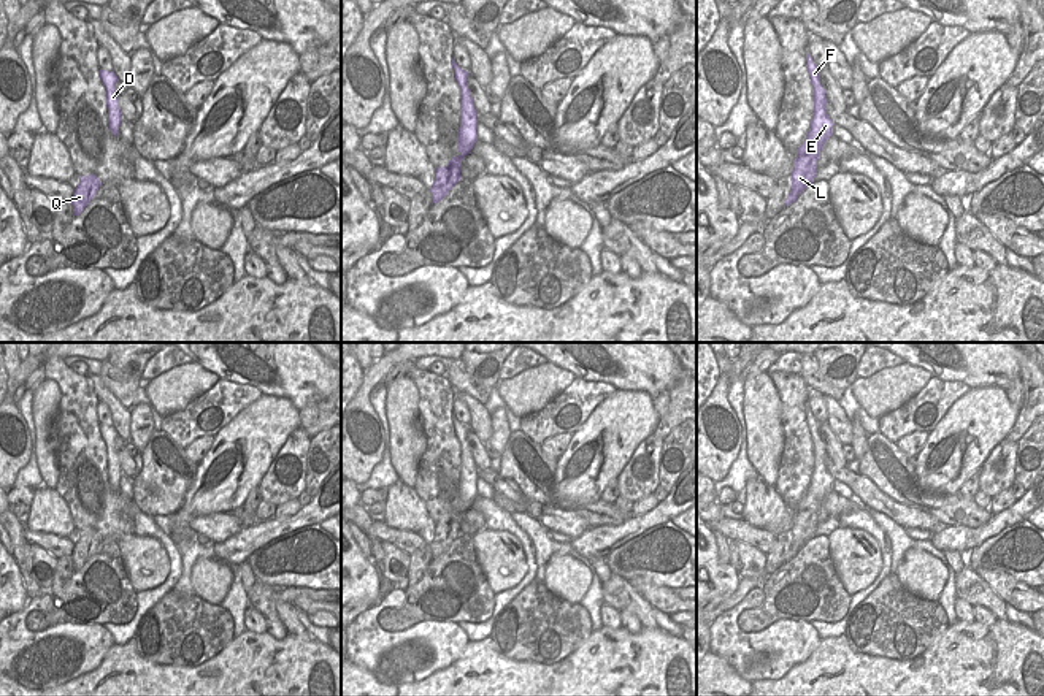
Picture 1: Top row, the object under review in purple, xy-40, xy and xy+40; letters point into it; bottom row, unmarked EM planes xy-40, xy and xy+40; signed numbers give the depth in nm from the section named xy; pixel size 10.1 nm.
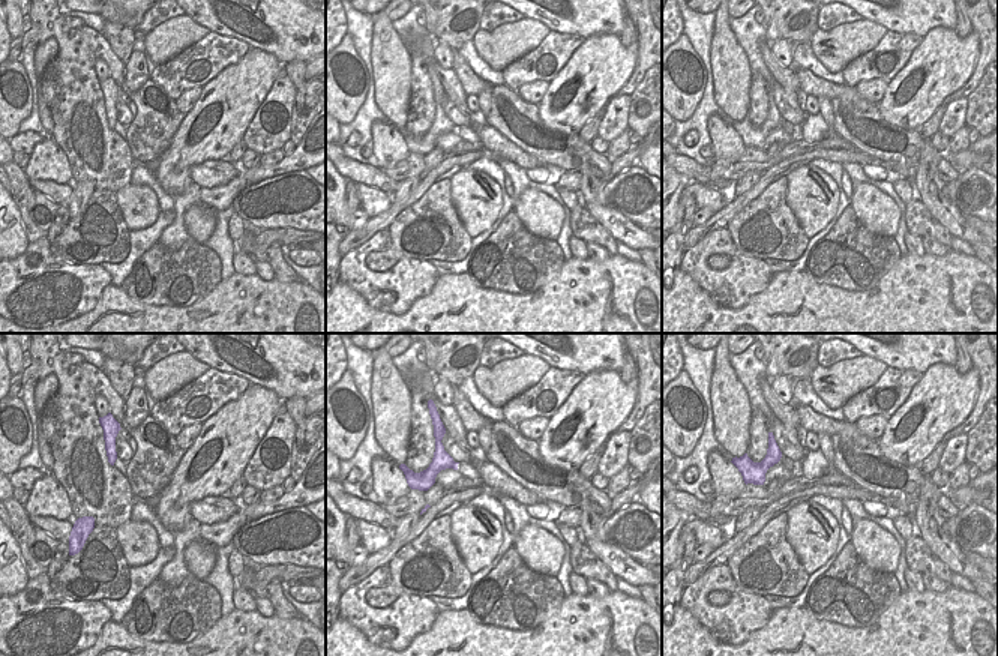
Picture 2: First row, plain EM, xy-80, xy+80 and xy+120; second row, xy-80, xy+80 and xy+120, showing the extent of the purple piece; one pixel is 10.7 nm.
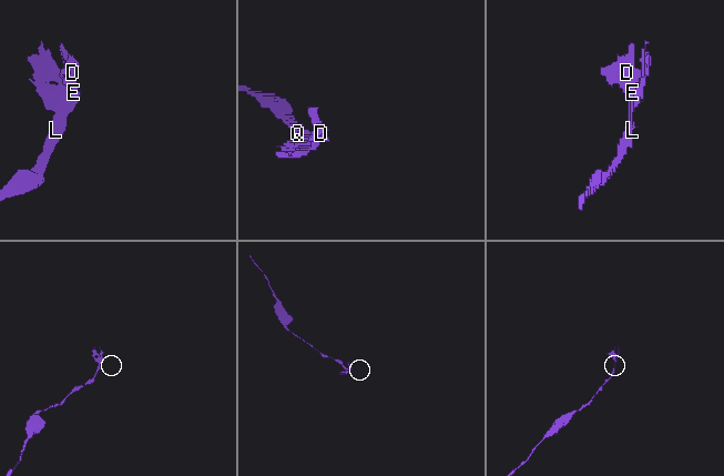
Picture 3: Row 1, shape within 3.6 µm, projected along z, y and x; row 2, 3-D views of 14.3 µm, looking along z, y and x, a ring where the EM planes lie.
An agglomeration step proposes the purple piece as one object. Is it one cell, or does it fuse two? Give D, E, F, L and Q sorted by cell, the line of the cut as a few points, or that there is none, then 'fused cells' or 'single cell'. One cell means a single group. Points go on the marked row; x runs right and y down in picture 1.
D E F / L Q; cut in xy+40 along (817, 156), (798, 157); fused cells

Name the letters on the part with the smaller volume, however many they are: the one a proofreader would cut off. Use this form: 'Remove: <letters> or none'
Remove: D, E, F.

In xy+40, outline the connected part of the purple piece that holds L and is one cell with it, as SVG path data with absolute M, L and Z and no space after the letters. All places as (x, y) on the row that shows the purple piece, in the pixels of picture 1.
M801 155L795 159L795 165L790 174L790 193L785 200L785 206L796 201L798 195L814 182L814 178L817 174L817 160L816 155Z

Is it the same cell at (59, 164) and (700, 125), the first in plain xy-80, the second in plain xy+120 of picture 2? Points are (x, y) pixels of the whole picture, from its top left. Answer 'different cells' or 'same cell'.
different cells

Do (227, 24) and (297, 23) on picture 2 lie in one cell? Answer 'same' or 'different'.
same

